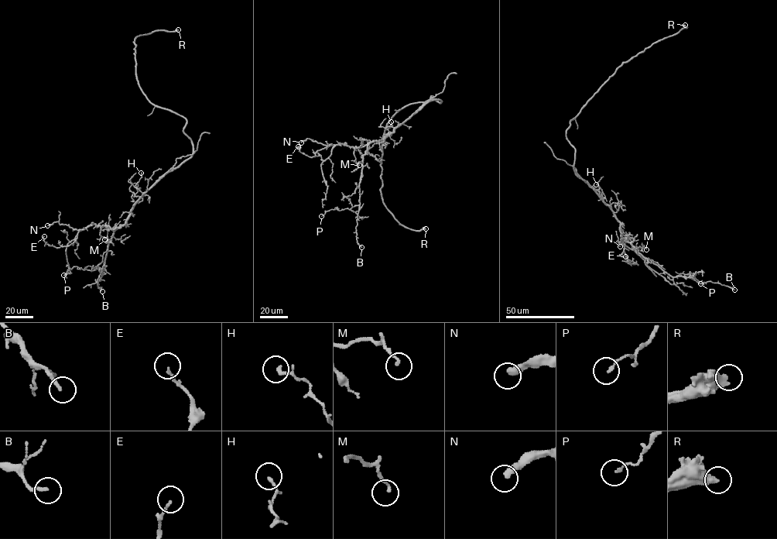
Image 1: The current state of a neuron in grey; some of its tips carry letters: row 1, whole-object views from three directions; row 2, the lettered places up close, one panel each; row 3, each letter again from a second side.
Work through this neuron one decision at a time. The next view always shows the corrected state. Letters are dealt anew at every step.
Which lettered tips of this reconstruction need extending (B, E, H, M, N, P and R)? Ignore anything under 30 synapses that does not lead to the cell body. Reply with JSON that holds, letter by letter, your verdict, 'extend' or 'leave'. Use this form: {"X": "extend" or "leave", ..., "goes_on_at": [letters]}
{"B": "leave", "E": "leave", "H": "leave", "M": "leave", "N": "leave", "P": "leave", "R": "extend", "goes_on_at": ["R"]}

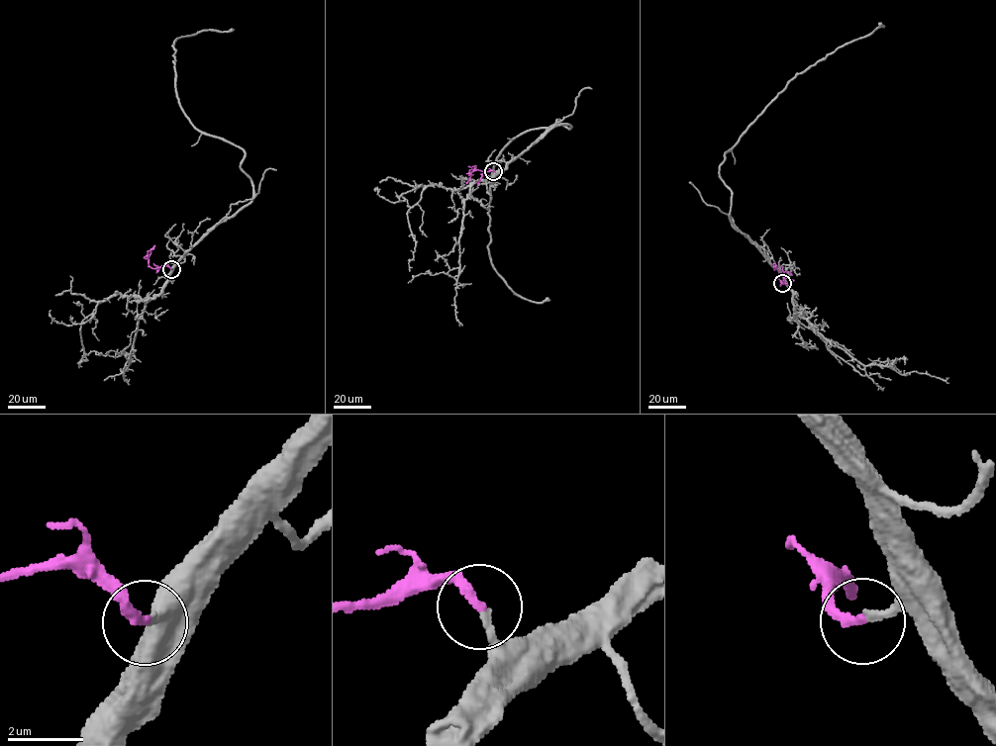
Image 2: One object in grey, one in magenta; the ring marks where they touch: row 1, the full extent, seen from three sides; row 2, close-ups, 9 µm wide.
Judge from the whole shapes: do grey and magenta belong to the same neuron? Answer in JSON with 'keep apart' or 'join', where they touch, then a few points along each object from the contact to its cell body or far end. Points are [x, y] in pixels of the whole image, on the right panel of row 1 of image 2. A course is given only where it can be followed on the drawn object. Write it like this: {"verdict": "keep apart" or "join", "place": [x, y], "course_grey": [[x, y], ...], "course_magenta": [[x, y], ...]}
{"verdict": "join", "place": [782, 283], "course_grey": [[783, 283], [778, 270], [733, 225], [732, 191], [719, 166], [797, 74], [881, 23]], "course_magenta": [[782, 283], [784, 277], [774, 263], [774, 270]]}

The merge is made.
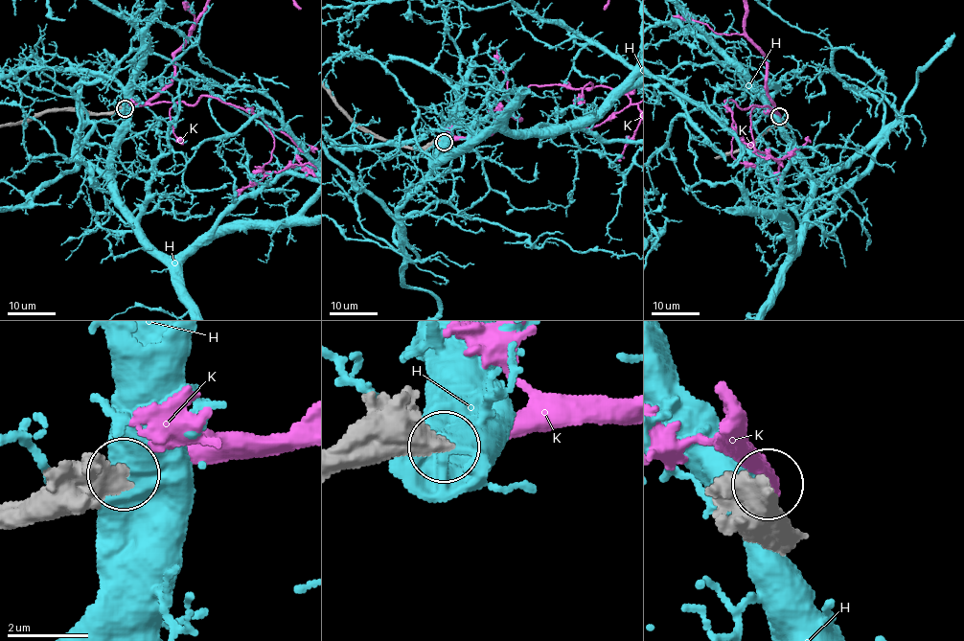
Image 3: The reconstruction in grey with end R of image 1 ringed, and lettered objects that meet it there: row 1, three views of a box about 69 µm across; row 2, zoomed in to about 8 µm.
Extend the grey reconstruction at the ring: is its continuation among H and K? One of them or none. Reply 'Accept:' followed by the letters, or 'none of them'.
Accept: K

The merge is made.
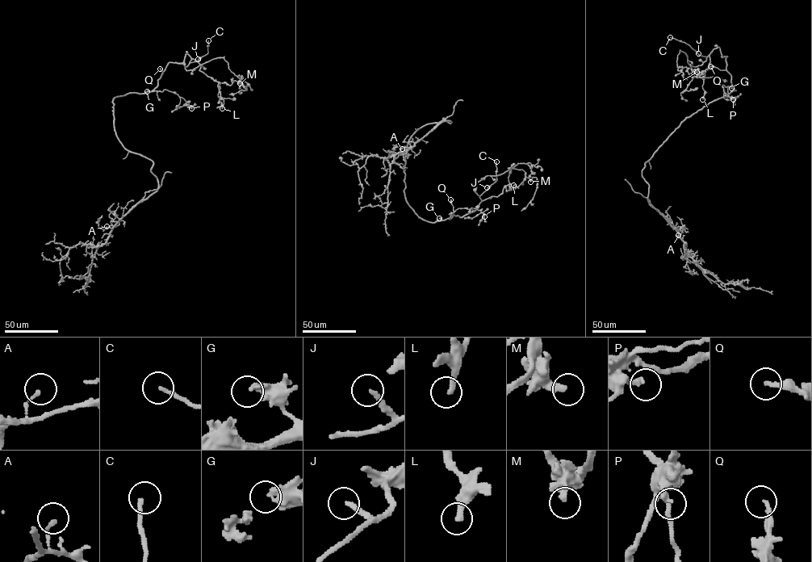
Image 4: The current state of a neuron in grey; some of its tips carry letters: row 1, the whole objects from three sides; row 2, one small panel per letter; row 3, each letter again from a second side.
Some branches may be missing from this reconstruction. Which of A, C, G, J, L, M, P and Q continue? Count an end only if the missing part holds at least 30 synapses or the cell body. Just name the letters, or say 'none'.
J, L, Q

